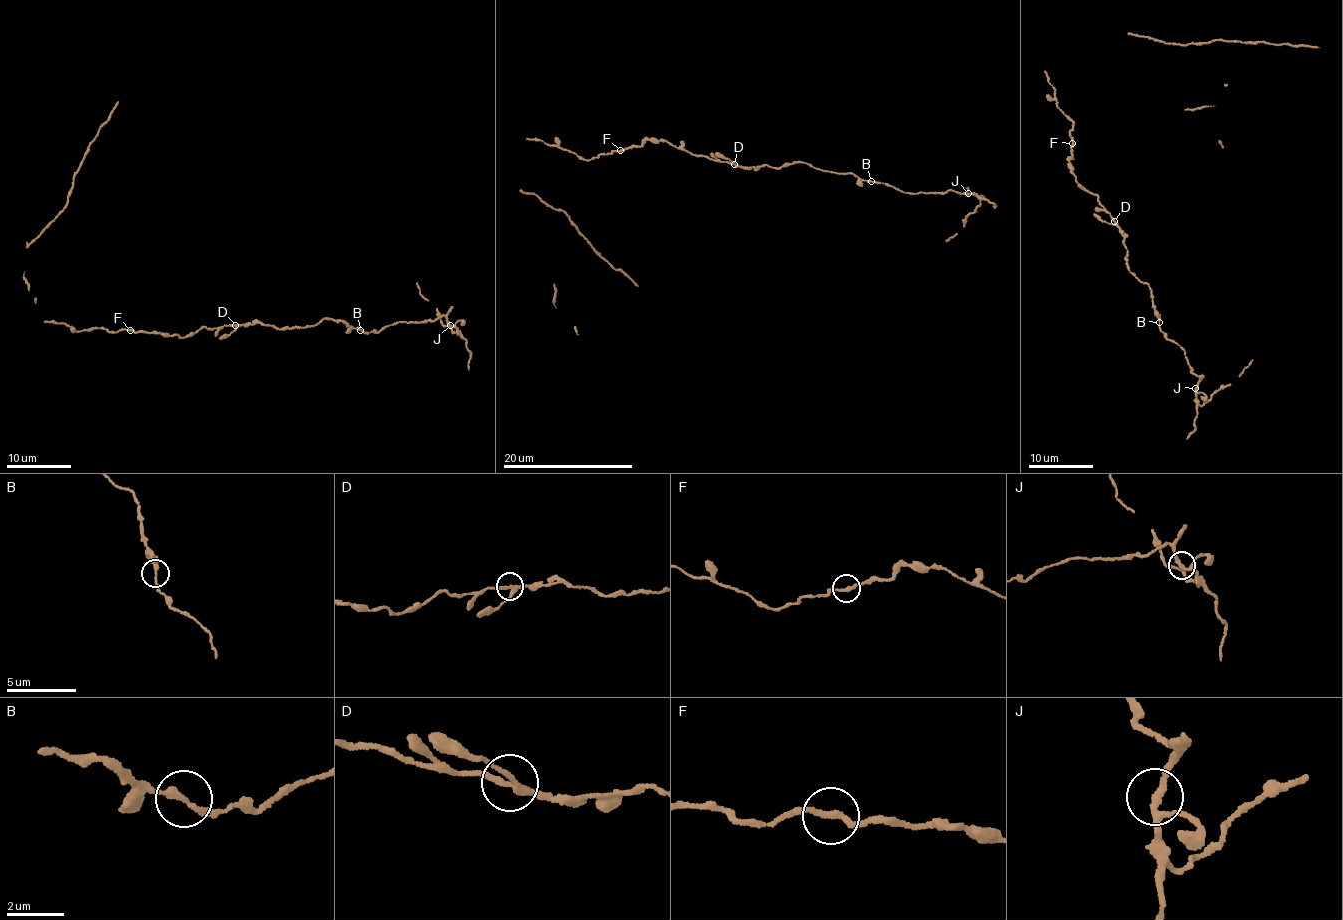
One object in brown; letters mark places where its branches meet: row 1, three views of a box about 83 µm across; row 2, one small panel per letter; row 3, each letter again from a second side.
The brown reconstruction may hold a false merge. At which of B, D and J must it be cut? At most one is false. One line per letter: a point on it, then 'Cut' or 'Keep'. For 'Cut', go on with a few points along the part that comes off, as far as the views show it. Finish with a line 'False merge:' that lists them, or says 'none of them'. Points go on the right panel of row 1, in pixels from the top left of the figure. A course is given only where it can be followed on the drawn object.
B: Place: (1159, 322). Keep
D: Place: (1114, 221). Keep
J: Place: (1195, 388). Keep
False merge: none of them

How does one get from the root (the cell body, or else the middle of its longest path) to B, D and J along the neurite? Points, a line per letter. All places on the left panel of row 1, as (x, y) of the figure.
B: (164, 333), (185, 337), (202, 327), (261, 322), (279, 329), (302, 328), (332, 318), (360, 330)
D: (164, 333), (185, 337), (202, 327), (235, 325)
J: (164, 333), (185, 337), (202, 327), (261, 322), (302, 328), (332, 318), (368, 333), (444, 316), (450, 325)

